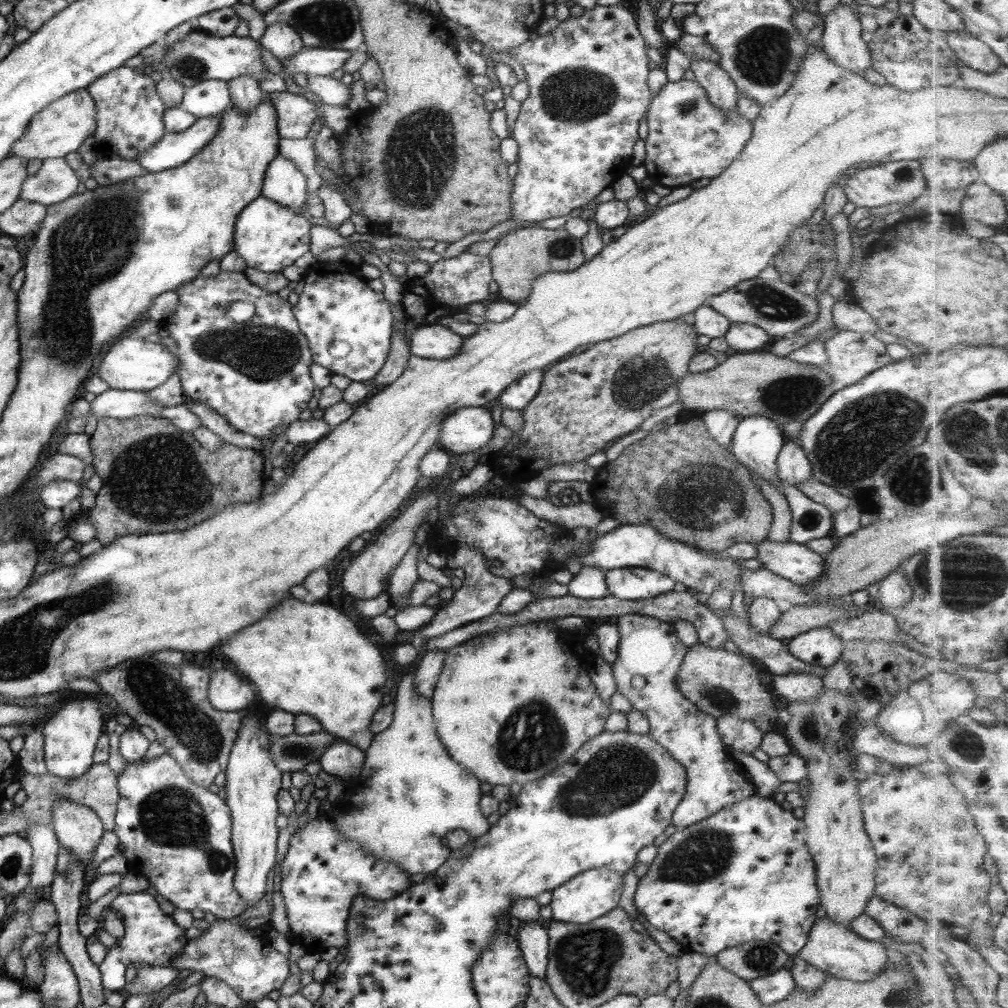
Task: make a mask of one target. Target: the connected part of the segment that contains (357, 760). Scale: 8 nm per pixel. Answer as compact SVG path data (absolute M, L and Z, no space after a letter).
M343 741L331 744L331 748L325 750L318 763L321 771L339 777L339 780L351 782L359 776L363 760L363 751Z

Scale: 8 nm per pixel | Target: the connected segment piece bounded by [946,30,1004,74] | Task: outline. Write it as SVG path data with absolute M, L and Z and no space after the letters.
M967 30L948 32L946 39L948 48L965 66L987 74L996 73L1001 67L1004 67L1001 58L988 44Z

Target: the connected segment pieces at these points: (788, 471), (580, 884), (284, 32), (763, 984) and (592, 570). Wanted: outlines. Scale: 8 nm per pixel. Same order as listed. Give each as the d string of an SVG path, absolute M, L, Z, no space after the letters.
M784 438L783 444L776 456L777 476L781 482L792 485L810 479L811 467L805 453L797 442Z
M591 868L579 872L565 884L554 888L551 893L549 908L551 920L560 923L587 924L598 916L607 914L612 908L617 907L619 896L623 890L623 876L605 868Z
M284 22L267 25L258 43L279 61L289 59L304 47L299 35Z
M788 966L767 976L758 976L748 981L750 989L765 1007L783 1000L796 985L789 974Z
M594 566L581 567L567 584L568 594L584 599L603 598L608 590L604 571Z

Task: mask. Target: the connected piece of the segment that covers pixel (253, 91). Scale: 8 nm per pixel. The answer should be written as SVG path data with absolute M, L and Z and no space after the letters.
M238 76L226 83L230 94L230 106L242 114L249 114L267 98L267 93L259 89L259 82L252 76Z

